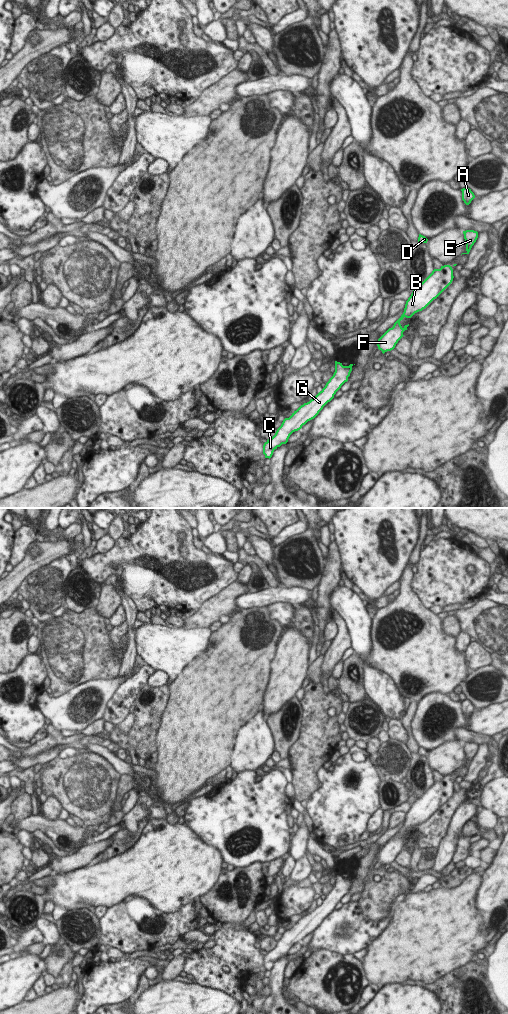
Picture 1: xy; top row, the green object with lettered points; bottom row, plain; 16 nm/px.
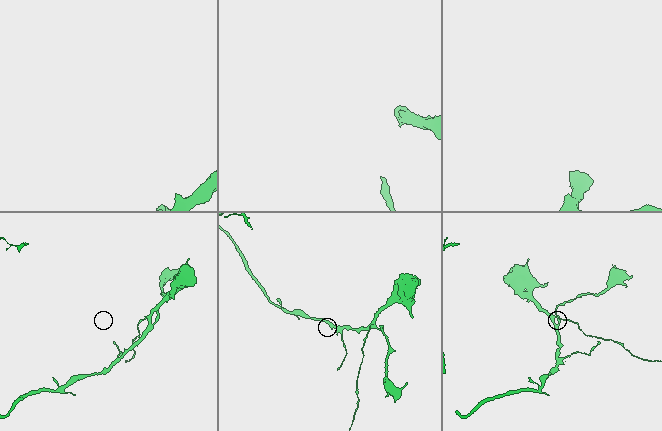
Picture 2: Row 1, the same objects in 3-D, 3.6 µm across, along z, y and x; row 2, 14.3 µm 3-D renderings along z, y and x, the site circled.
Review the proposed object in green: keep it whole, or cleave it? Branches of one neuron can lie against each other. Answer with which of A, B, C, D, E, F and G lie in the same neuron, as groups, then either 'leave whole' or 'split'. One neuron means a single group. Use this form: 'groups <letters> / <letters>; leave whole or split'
groups A B C D E F G; leave whole

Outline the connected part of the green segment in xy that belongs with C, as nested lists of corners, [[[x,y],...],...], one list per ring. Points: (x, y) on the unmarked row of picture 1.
[[[335,873],[335,884],[325,899],[313,911],[294,923],[289,930],[285,930],[275,947],[264,955],[265,970],[270,971],[274,962],[286,956],[293,944],[300,942],[303,937],[319,926],[323,919],[334,910],[341,898],[348,893],[352,878],[353,876],[343,878],[342,875]]]

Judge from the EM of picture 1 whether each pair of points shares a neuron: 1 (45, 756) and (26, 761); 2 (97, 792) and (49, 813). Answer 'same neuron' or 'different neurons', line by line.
1: same neuron
2: different neurons

